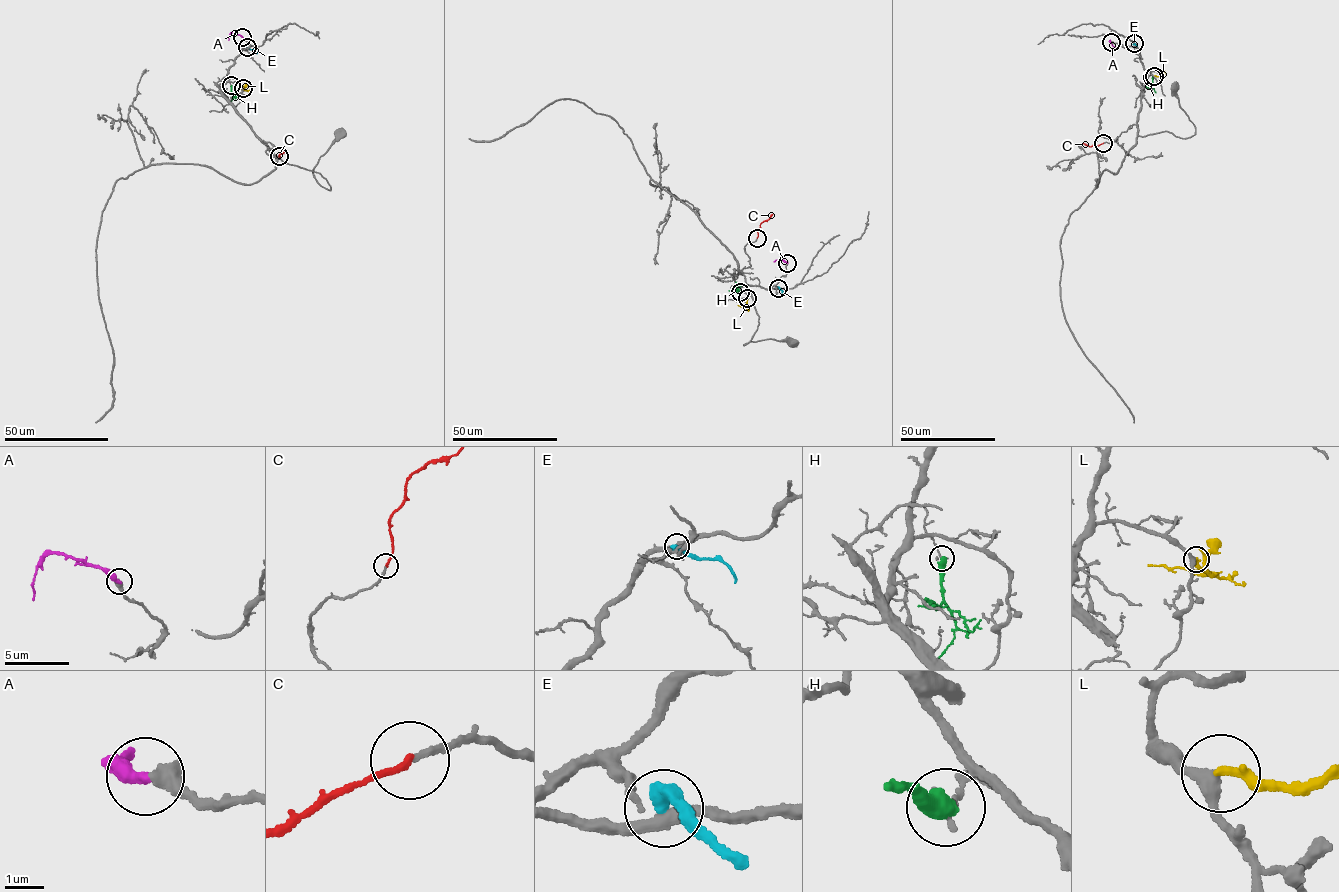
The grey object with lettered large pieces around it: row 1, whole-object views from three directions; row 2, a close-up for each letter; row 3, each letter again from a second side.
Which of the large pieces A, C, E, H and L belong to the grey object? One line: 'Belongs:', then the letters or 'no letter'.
Belongs: A, C

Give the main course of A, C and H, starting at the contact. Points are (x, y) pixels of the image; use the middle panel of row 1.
A: (787, 263), (781, 259), (774, 262)
C: (757, 238), (760, 224), (773, 214)
H: (740, 292), (728, 290)

